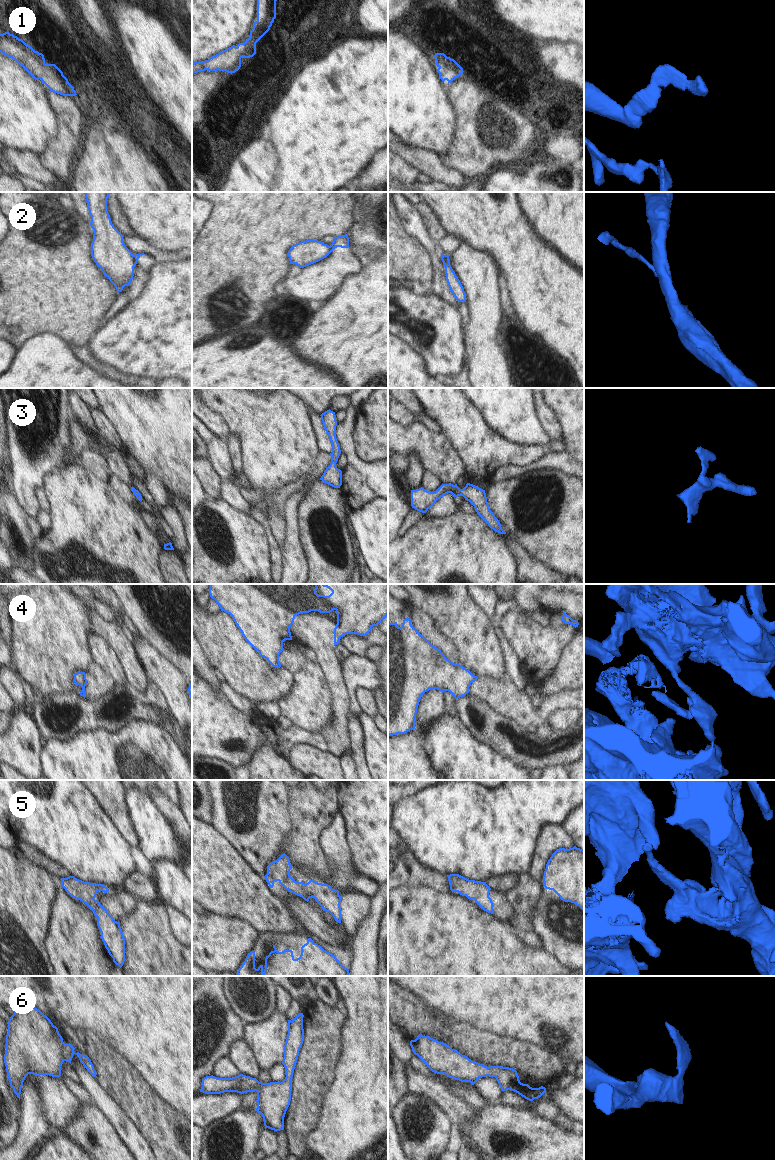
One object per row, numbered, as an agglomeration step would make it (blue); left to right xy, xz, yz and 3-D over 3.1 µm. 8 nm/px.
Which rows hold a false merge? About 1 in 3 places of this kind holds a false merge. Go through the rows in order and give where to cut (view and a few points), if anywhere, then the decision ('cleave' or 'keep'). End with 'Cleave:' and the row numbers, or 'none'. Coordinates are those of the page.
1: no cut; keep
2: cut in xy along (132, 255), (132, 261), (135, 264); cleave
3: no cut; keep
4: no cut; keep
5: no cut; keep
6: no cut; keep
Cleave: 2

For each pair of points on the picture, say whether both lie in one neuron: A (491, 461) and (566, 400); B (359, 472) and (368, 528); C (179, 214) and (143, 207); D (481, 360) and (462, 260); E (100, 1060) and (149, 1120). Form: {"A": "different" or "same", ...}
{"A": "same", "B": "different", "C": "same", "D": "same", "E": "same"}

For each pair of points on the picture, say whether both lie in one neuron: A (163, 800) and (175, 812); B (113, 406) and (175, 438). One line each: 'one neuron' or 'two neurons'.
A: one neuron
B: one neuron

